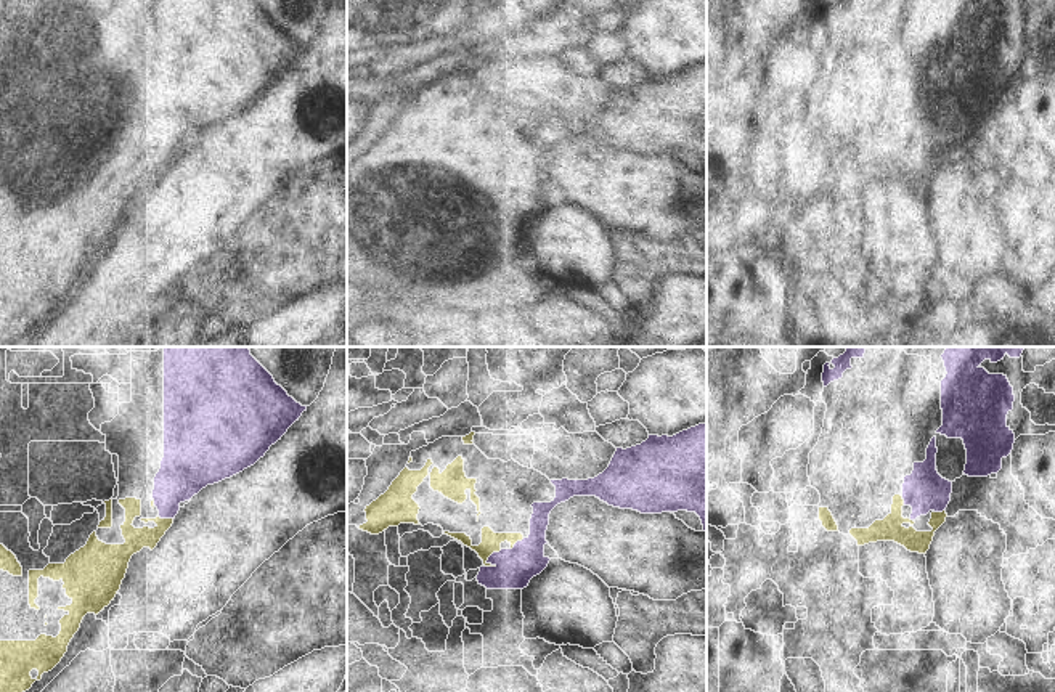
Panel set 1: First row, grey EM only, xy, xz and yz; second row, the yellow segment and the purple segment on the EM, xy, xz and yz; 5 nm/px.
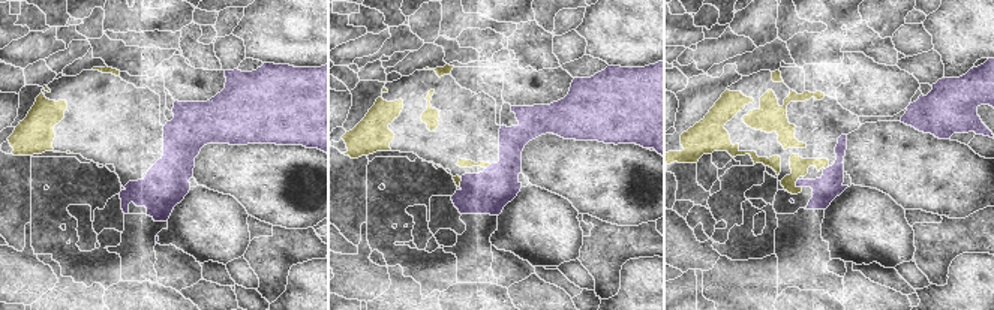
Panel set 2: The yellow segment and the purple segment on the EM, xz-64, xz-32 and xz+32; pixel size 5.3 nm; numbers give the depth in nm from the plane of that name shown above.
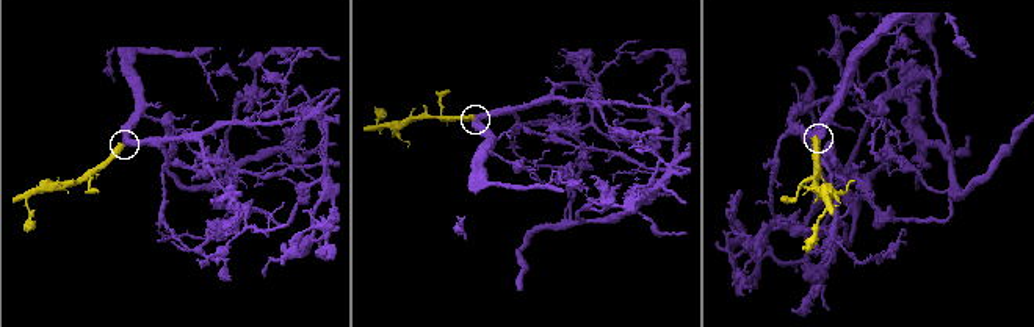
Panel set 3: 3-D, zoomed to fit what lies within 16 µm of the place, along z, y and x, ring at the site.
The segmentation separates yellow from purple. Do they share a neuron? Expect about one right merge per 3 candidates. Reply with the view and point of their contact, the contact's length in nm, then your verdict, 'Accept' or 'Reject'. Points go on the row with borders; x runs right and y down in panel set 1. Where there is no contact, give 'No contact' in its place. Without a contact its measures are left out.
Touches yellow at xz (490, 554). Shared border 130 nm. Accept.

